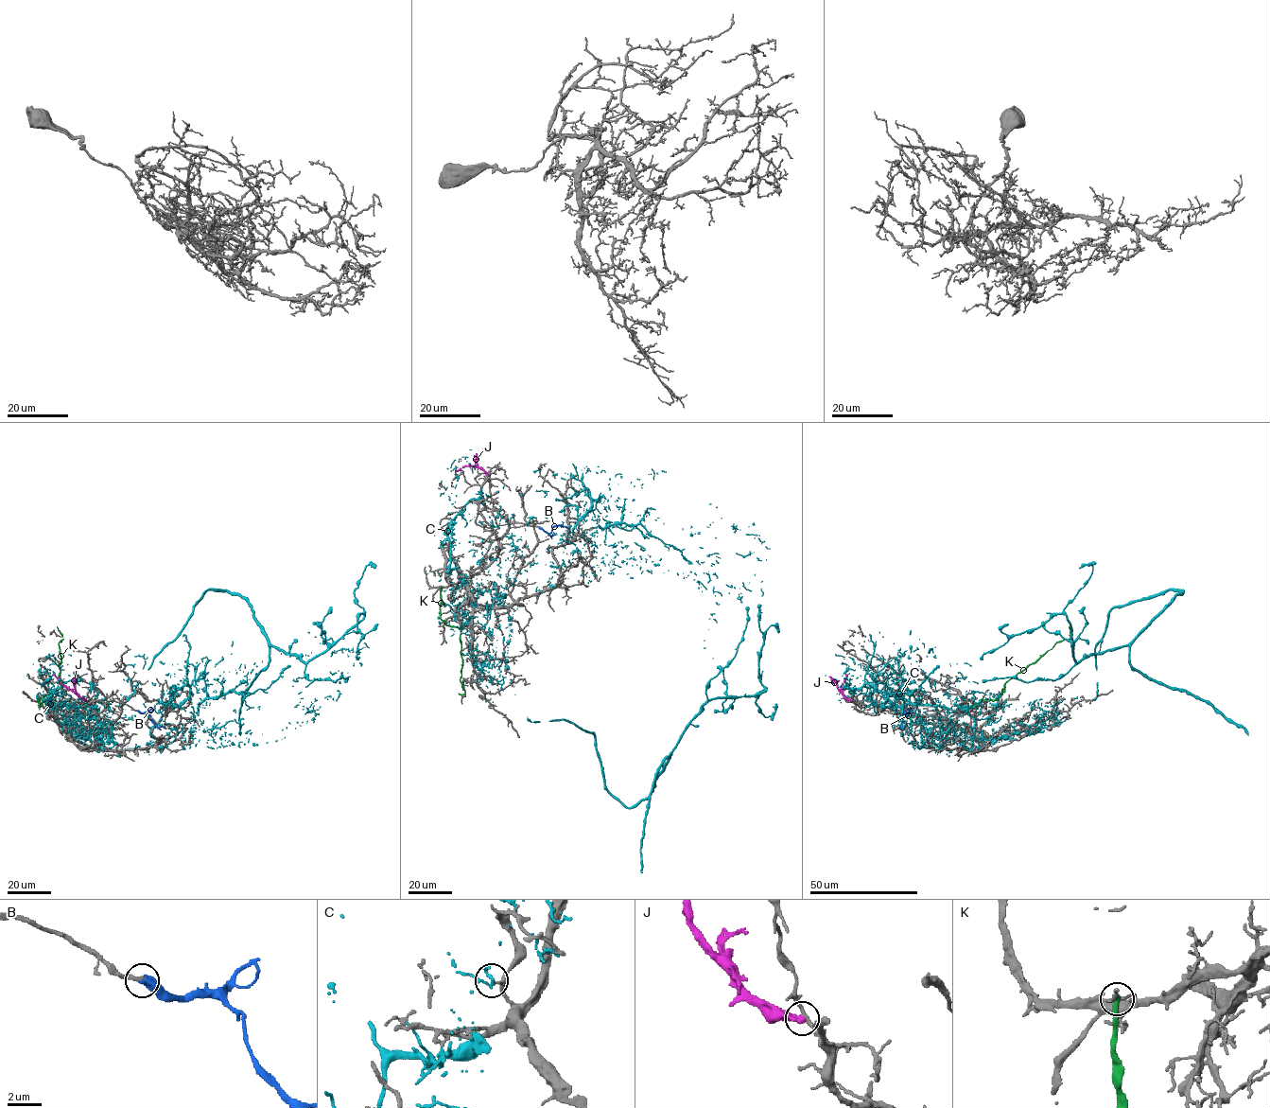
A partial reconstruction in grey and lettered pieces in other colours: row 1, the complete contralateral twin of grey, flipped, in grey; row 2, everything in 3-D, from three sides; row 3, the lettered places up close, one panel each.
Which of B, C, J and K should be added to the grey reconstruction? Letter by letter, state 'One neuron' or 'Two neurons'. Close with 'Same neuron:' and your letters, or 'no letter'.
B: One neuron
C: Two neurons
J: Two neurons
K: Two neurons
Same neuron: B

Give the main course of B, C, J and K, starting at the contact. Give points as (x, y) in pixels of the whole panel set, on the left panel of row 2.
B: (137, 711), (147, 712), (157, 726), (165, 729)
C: (105, 731), (125, 748), (210, 729), (275, 741), (346, 678), (310, 680), (244, 599), (207, 590), (126, 701)
J: (86, 700), (53, 675)
K: (39, 707), (38, 700), (53, 694), (60, 686), (58, 643), (63, 639), (57, 626)

